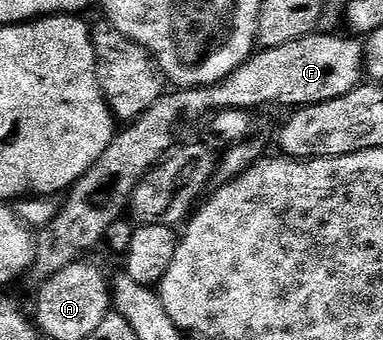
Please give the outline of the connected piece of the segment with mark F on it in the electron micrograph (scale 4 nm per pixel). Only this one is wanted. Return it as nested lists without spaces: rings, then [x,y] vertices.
[[[316,32],[305,36],[301,40],[293,40],[289,44],[281,44],[281,48],[260,49],[251,55],[241,68],[237,68],[225,80],[221,80],[212,86],[188,86],[186,88],[175,88],[165,92],[134,122],[124,125],[115,135],[115,139],[101,152],[97,164],[85,172],[75,181],[69,193],[62,199],[61,205],[55,211],[55,218],[49,220],[47,226],[38,227],[34,235],[35,259],[31,261],[29,278],[35,284],[48,282],[57,272],[69,268],[73,263],[80,261],[95,245],[106,239],[109,228],[120,221],[128,213],[131,204],[131,193],[137,188],[137,184],[148,174],[154,166],[158,166],[172,150],[176,149],[179,137],[186,132],[187,126],[194,122],[202,123],[208,116],[216,114],[219,110],[250,110],[258,111],[258,106],[291,106],[290,108],[302,108],[321,104],[329,100],[337,100],[341,96],[349,96],[358,86],[364,85],[365,67],[363,64],[364,43],[358,37],[346,36],[342,38],[339,34],[323,34]]]

